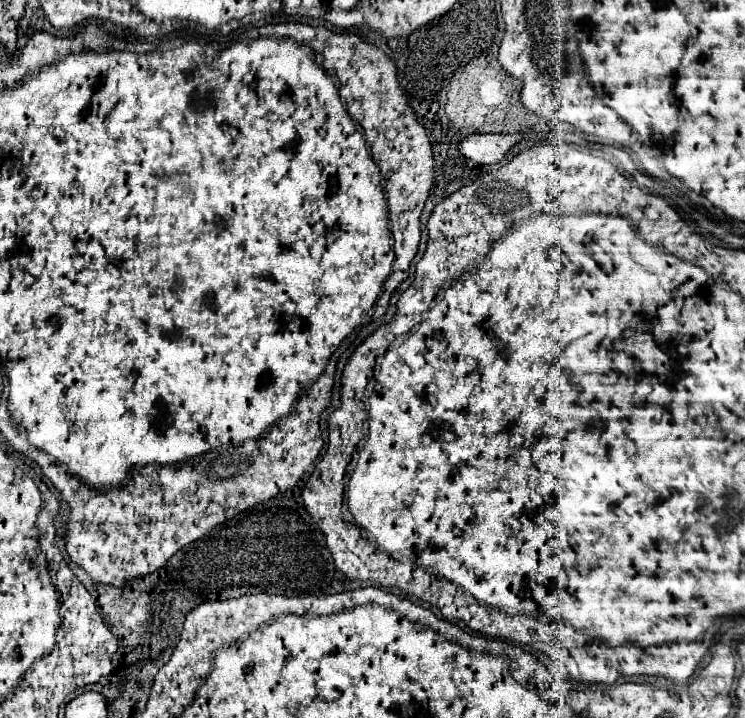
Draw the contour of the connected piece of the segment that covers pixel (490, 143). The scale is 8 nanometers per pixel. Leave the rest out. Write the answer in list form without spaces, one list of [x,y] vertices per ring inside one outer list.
[[[470,135],[460,143],[460,151],[480,165],[492,165],[502,161],[520,139],[522,135]]]

